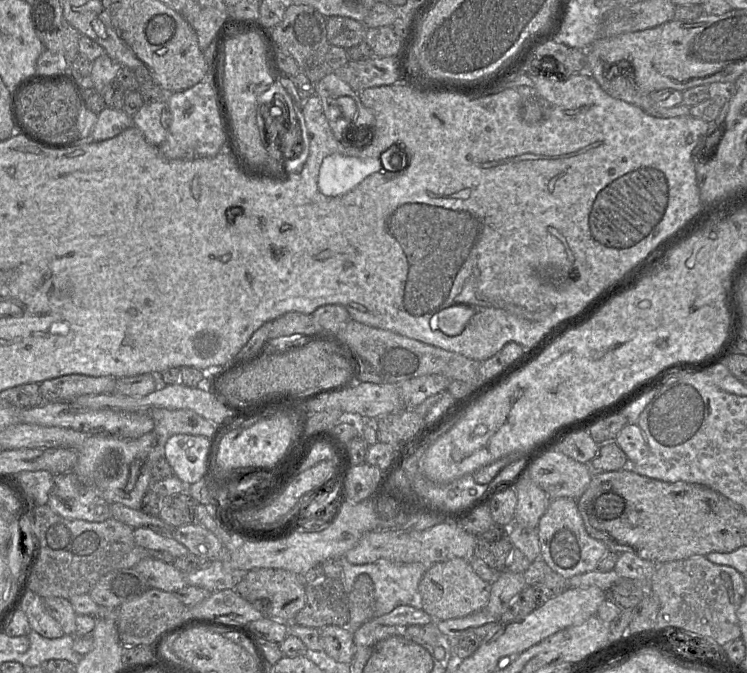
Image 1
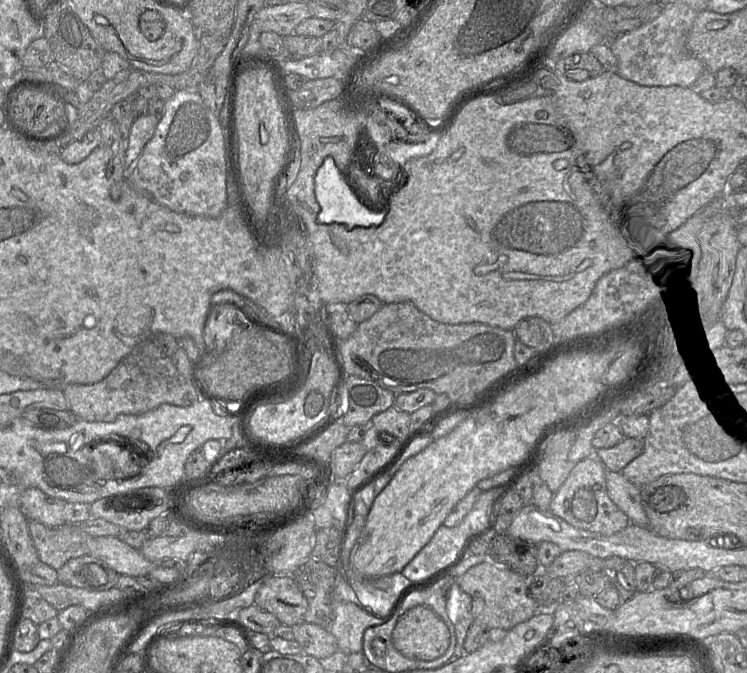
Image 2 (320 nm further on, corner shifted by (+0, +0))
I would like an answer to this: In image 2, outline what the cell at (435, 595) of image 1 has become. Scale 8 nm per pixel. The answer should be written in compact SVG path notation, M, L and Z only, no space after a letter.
M489 560L471 567L458 578L458 584L471 599L473 622L485 624L489 629L508 631L531 619L540 610L528 593L528 579Z

